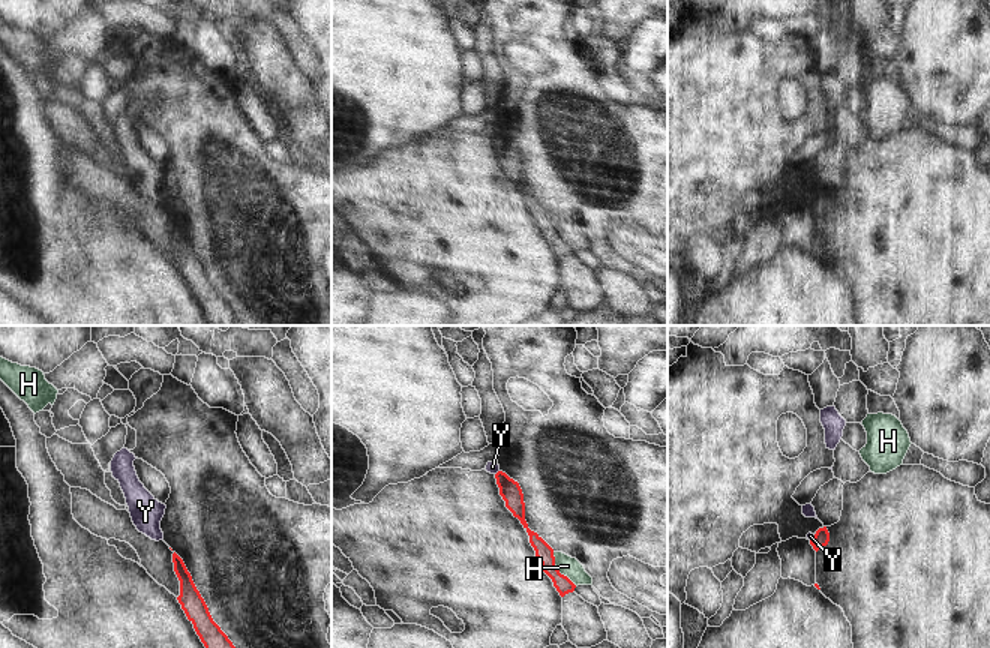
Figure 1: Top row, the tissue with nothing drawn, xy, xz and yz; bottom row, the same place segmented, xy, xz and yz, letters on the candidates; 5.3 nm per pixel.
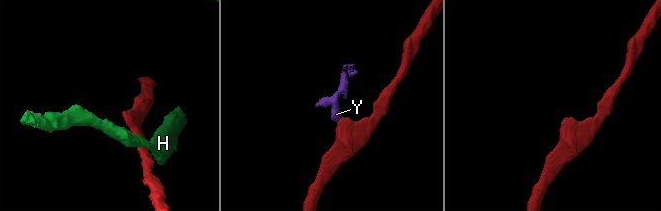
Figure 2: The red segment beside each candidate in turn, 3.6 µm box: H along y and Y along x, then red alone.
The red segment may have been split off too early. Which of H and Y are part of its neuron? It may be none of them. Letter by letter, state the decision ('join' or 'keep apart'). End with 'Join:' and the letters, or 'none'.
H: keep apart
Y: keep apart
Join: none

